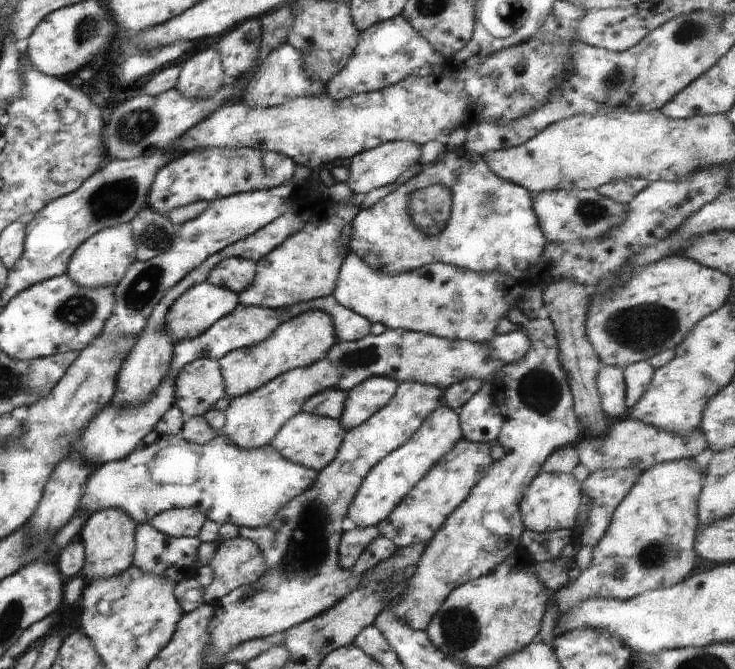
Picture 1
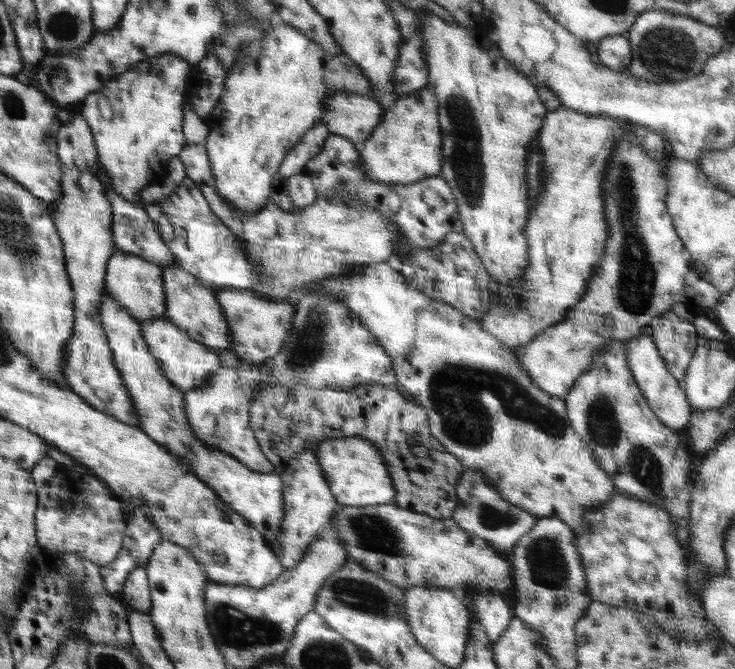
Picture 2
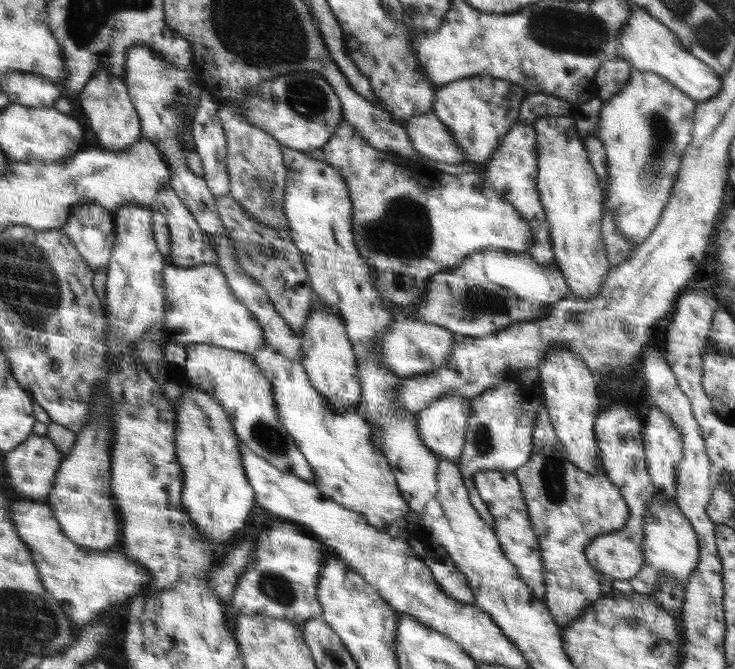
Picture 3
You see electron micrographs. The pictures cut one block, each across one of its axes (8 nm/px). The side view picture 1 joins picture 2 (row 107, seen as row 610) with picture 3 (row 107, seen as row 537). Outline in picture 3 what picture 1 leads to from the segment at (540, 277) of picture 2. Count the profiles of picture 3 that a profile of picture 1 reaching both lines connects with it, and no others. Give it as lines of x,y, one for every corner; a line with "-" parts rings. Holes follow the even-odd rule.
631,67
628,82
618,94
604,101
600,110
600,124
595,136
604,147
609,166
609,178
602,191
604,210
613,212
616,225
622,229
626,241
630,241
634,248
650,236
668,203
680,171
684,150
692,140
696,105
692,98
666,78

